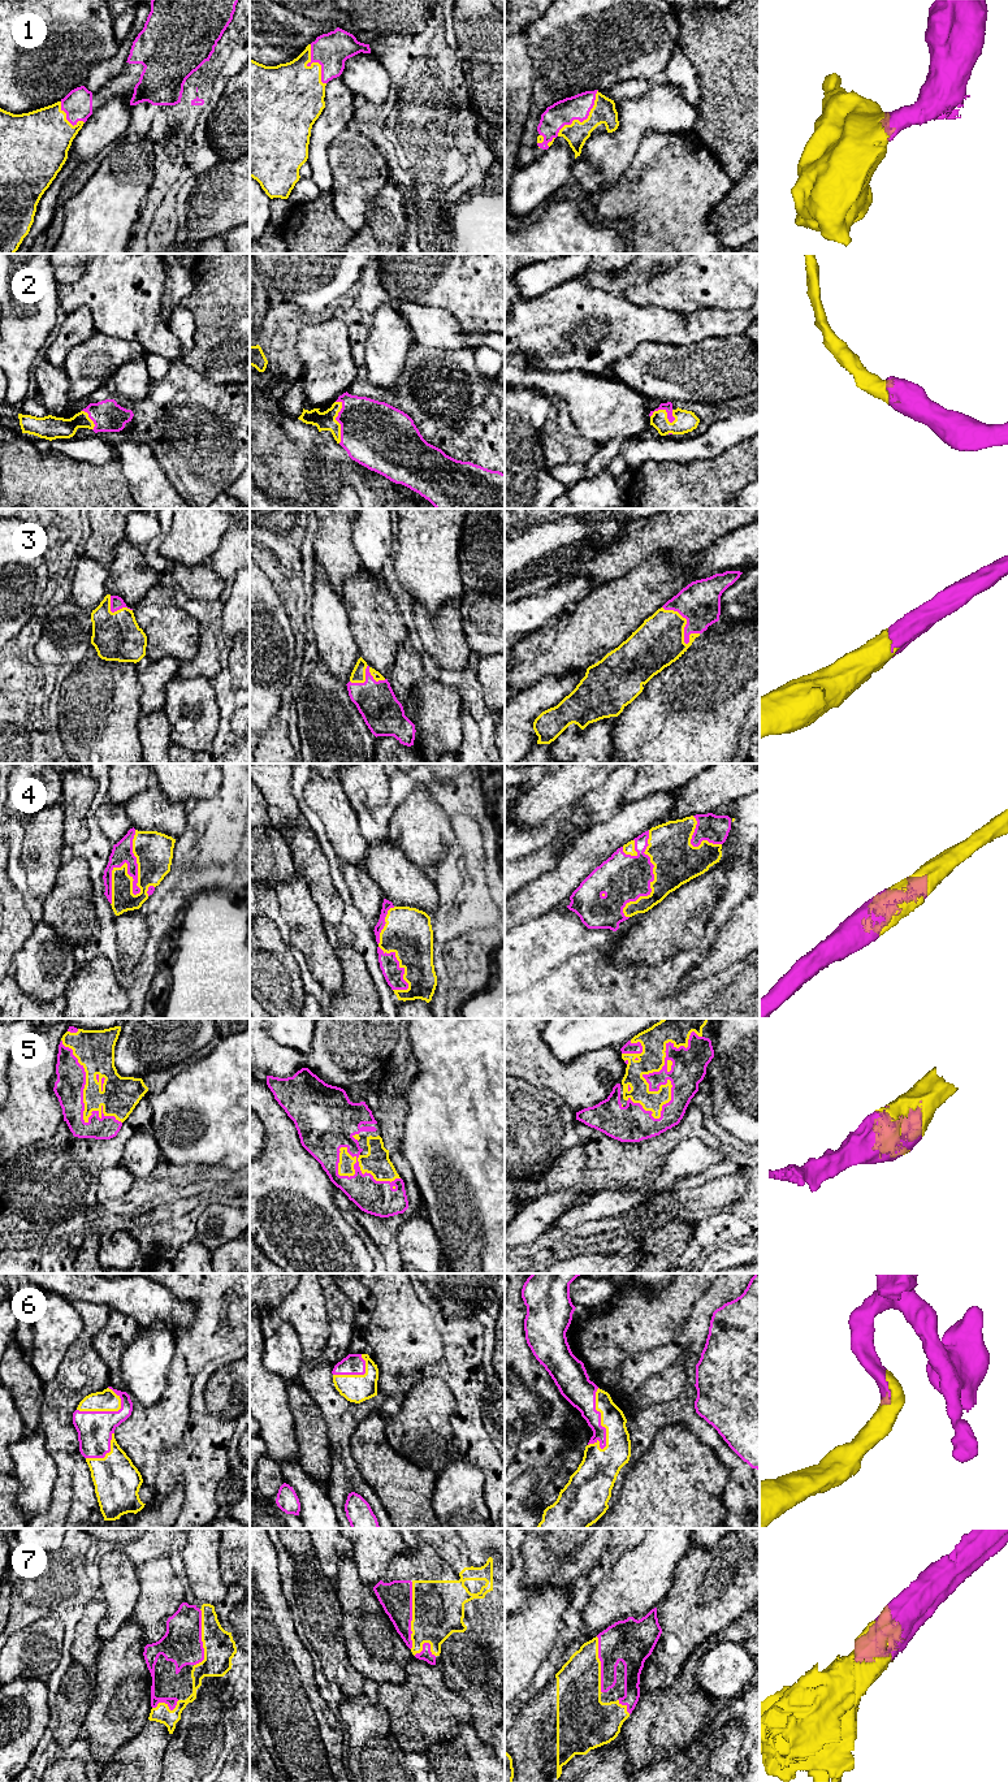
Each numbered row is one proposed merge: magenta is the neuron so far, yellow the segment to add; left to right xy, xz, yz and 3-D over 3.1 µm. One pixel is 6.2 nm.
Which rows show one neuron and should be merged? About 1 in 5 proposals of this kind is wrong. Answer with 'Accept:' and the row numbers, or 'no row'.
Accept: 1, 2, 3, 4, 5, 6, 7

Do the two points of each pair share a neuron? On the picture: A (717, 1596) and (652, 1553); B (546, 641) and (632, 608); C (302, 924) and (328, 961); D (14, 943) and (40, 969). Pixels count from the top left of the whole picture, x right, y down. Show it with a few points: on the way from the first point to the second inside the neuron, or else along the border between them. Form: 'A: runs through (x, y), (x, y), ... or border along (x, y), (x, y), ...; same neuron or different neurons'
A: border along (691, 1547), (679, 1561), (671, 1587), (663, 1596); different neurons
B: runs through (567, 641), (584, 635), (611, 611); same neuron
C: runs through (307, 933), (319, 952); same neuron
D: border along (35, 926), (13, 956); different neurons

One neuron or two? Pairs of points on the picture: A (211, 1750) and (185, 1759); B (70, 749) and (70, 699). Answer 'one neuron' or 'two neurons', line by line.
A: one neuron
B: one neuron

